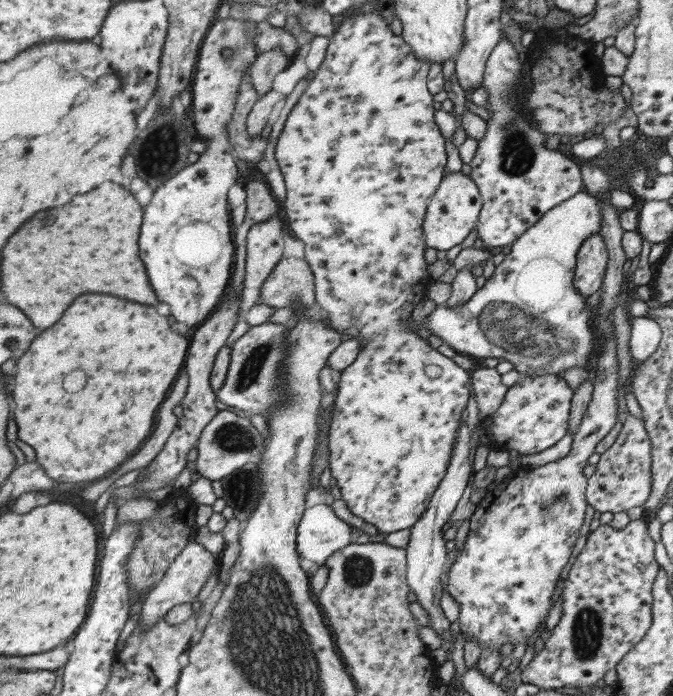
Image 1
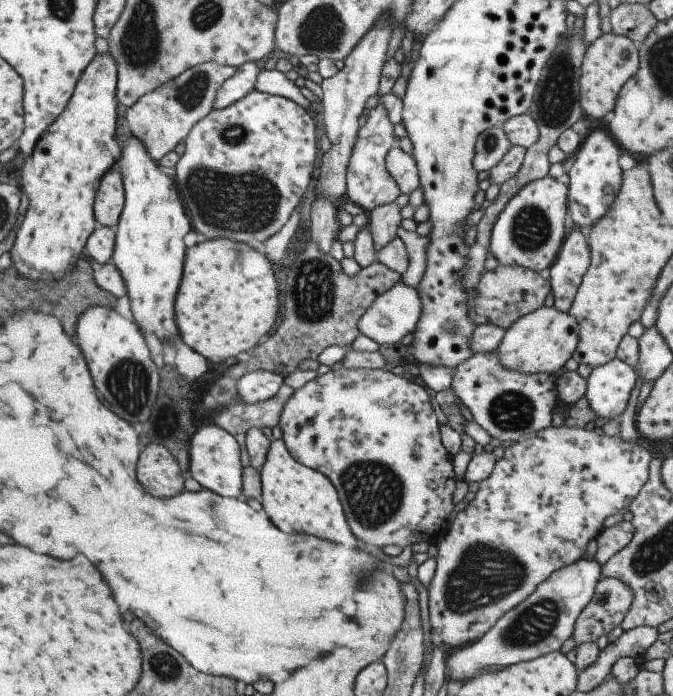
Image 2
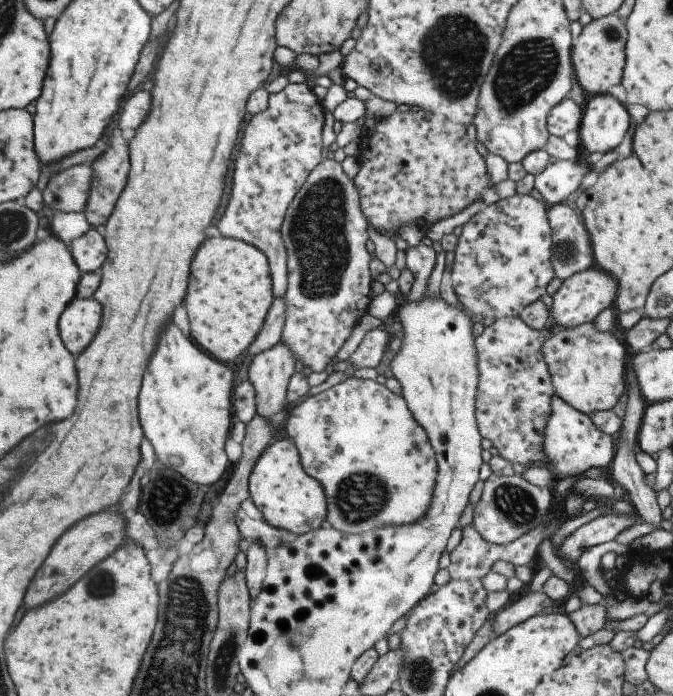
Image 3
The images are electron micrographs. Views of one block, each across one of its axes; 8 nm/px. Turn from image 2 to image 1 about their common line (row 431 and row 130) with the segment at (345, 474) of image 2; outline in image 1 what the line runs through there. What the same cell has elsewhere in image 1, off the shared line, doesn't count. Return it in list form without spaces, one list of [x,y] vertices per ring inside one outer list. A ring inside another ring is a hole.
[[[374,8],[366,12],[358,12],[344,17],[341,26],[337,28],[332,39],[329,40],[326,58],[316,71],[316,75],[308,84],[308,88],[298,98],[296,106],[288,114],[284,128],[280,131],[276,142],[274,158],[280,166],[284,176],[286,196],[282,200],[284,214],[288,218],[288,226],[294,236],[304,243],[306,251],[305,262],[310,266],[314,276],[314,297],[316,303],[330,315],[331,328],[342,333],[347,338],[360,339],[362,350],[350,366],[336,375],[336,388],[338,394],[333,402],[332,420],[329,430],[331,474],[337,480],[342,499],[346,502],[351,514],[362,521],[374,524],[380,533],[398,532],[411,528],[422,517],[428,508],[432,494],[436,492],[438,484],[446,476],[448,464],[452,460],[452,450],[456,444],[460,422],[465,418],[466,406],[470,400],[471,374],[458,364],[438,352],[421,338],[412,328],[408,328],[408,318],[411,318],[413,309],[420,301],[427,298],[427,288],[434,282],[427,271],[423,253],[426,249],[422,234],[422,221],[426,215],[428,200],[438,189],[444,169],[446,168],[447,154],[445,138],[435,121],[433,94],[427,88],[426,75],[430,71],[431,63],[420,60],[412,48],[404,43],[402,36],[394,36],[383,16]]]

